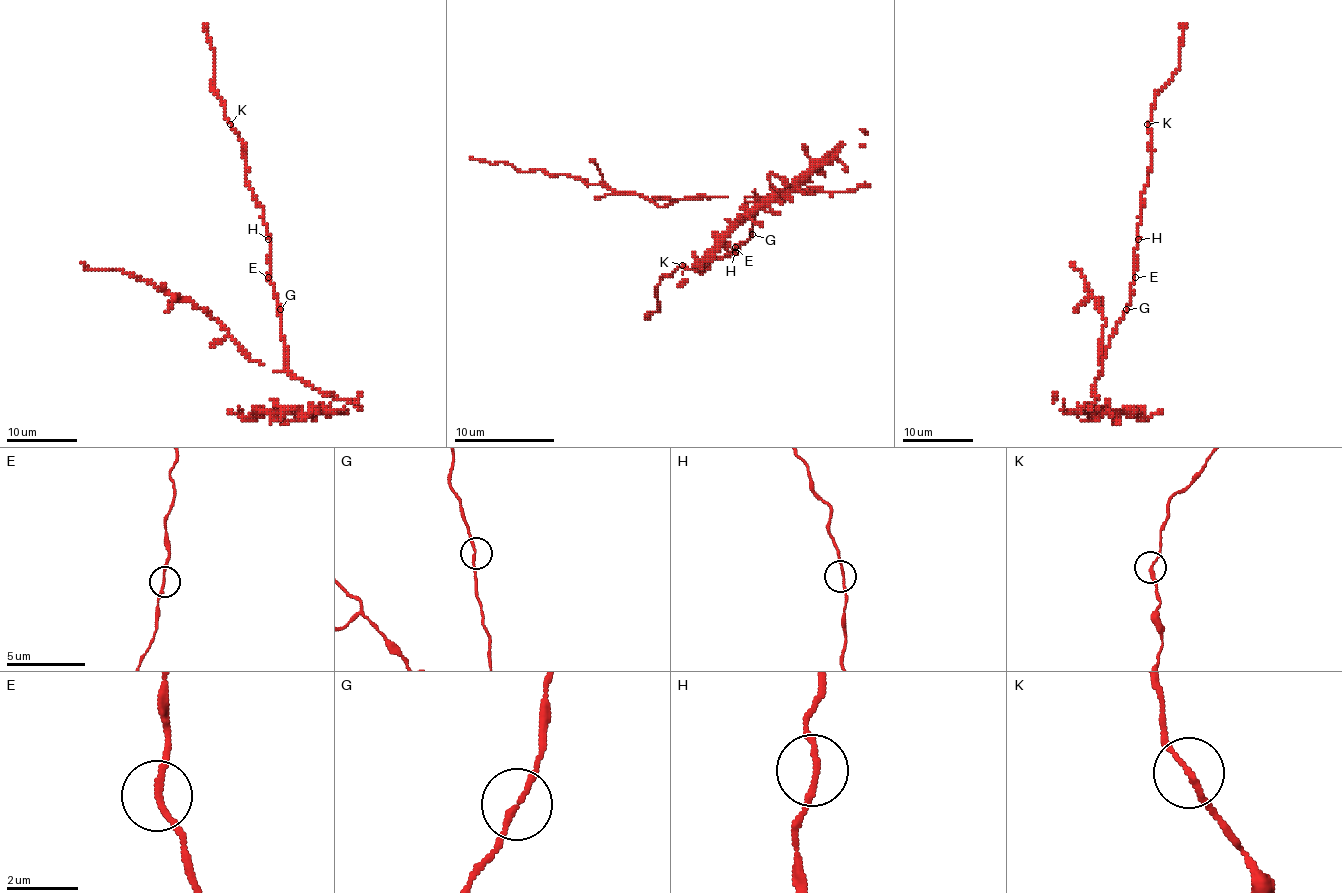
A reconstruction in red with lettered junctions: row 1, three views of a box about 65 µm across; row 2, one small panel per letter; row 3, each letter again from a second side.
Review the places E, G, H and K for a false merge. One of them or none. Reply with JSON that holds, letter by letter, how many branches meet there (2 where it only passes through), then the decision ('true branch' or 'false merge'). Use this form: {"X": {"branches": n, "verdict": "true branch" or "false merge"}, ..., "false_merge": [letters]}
{"E": {"branches": 2, "verdict": "true branch"}, "G": {"branches": 2, "verdict": "true branch"}, "H": {"branches": 2, "verdict": "true branch"}, "K": {"branches": 2, "verdict": "true branch"}, "false_merge": []}

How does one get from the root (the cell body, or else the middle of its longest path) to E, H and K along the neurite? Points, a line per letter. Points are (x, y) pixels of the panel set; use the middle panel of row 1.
E: (750, 234), (747, 242), (735, 247)
H: (750, 234), (750, 239), (742, 242), (735, 252)
K: (750, 234), (750, 239), (742, 242), (737, 252), (735, 249), (725, 257), (712, 259), (702, 272), (682, 264)

